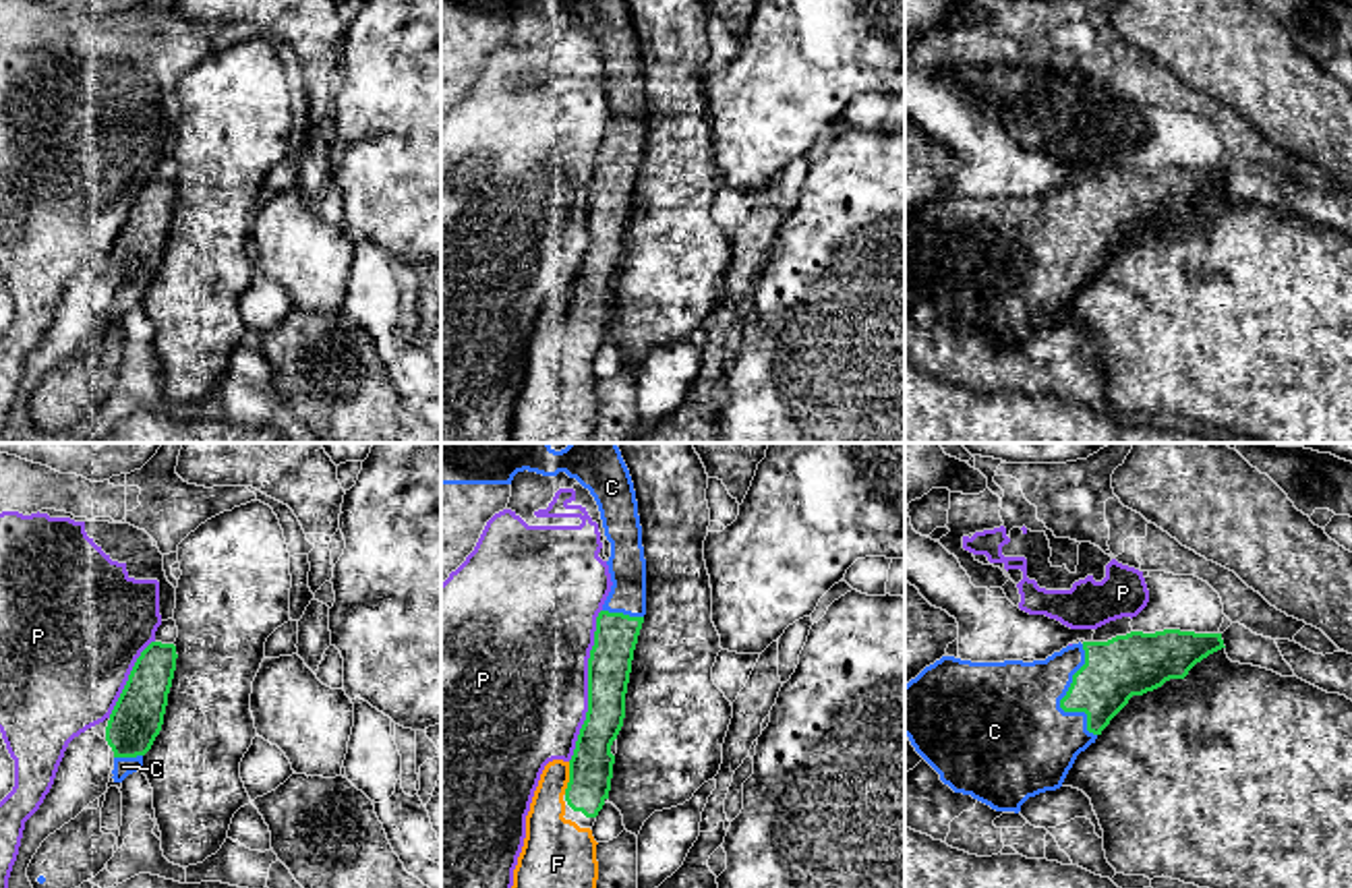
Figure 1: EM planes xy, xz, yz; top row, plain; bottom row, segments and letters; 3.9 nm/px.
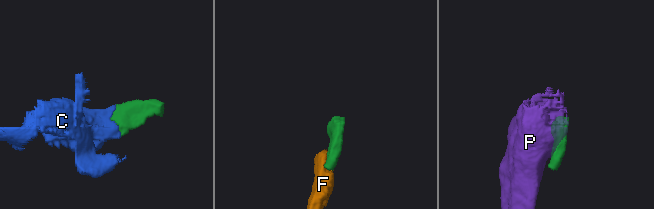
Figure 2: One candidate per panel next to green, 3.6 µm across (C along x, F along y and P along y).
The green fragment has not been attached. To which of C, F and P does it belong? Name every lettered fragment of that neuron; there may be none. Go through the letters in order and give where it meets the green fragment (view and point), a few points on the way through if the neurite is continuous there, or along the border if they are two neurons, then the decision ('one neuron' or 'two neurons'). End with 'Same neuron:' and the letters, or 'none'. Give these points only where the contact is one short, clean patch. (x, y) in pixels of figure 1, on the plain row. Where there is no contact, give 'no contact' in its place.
C: meets green in yz at (1061, 237); one neuron
F: meets green in xz at (570, 315); one neuron
P: meets green in xz at (589, 222); two neurons
Same neuron: C, F

